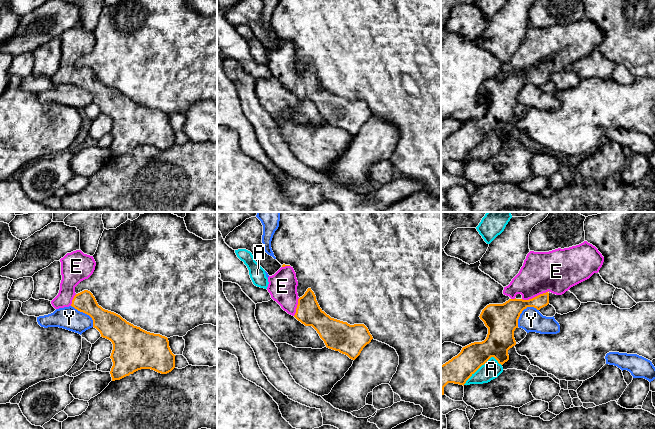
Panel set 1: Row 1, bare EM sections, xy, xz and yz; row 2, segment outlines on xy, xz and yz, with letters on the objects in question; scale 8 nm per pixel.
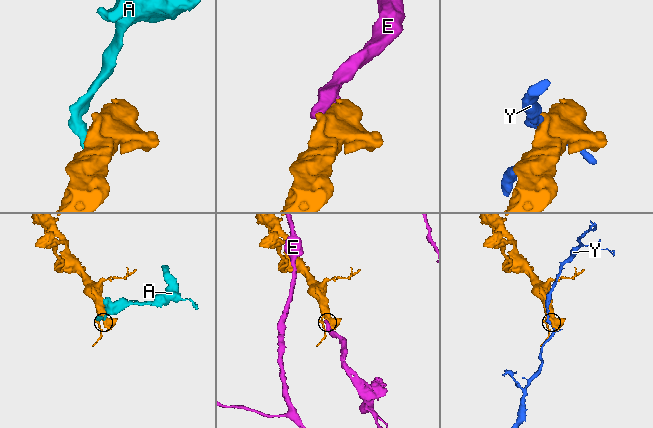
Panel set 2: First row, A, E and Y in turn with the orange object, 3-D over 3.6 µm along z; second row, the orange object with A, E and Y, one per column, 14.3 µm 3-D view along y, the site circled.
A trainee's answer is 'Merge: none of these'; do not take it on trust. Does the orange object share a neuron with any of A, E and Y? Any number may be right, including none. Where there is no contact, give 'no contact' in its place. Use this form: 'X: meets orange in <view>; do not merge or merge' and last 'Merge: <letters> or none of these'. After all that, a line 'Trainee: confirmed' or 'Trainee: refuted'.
A: meets orange in yz; do not merge
E: meets orange in yz; merge
Y: meets orange in yz; do not merge
Merge: E
Trainee: refuted

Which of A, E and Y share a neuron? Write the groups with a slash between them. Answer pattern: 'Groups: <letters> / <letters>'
Groups: A / E / Y

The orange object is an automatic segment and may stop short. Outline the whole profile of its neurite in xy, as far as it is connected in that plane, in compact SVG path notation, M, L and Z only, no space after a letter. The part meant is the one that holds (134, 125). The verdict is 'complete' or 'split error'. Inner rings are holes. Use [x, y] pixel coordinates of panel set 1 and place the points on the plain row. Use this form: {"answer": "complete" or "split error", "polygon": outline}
{"answer": "complete", "polygon": "M90 67L76 70L71 82L89 91L101 113L112 118L112 157L141 145L167 150L175 144L176 131L172 129L167 113L147 108L120 91L103 85Z"}

